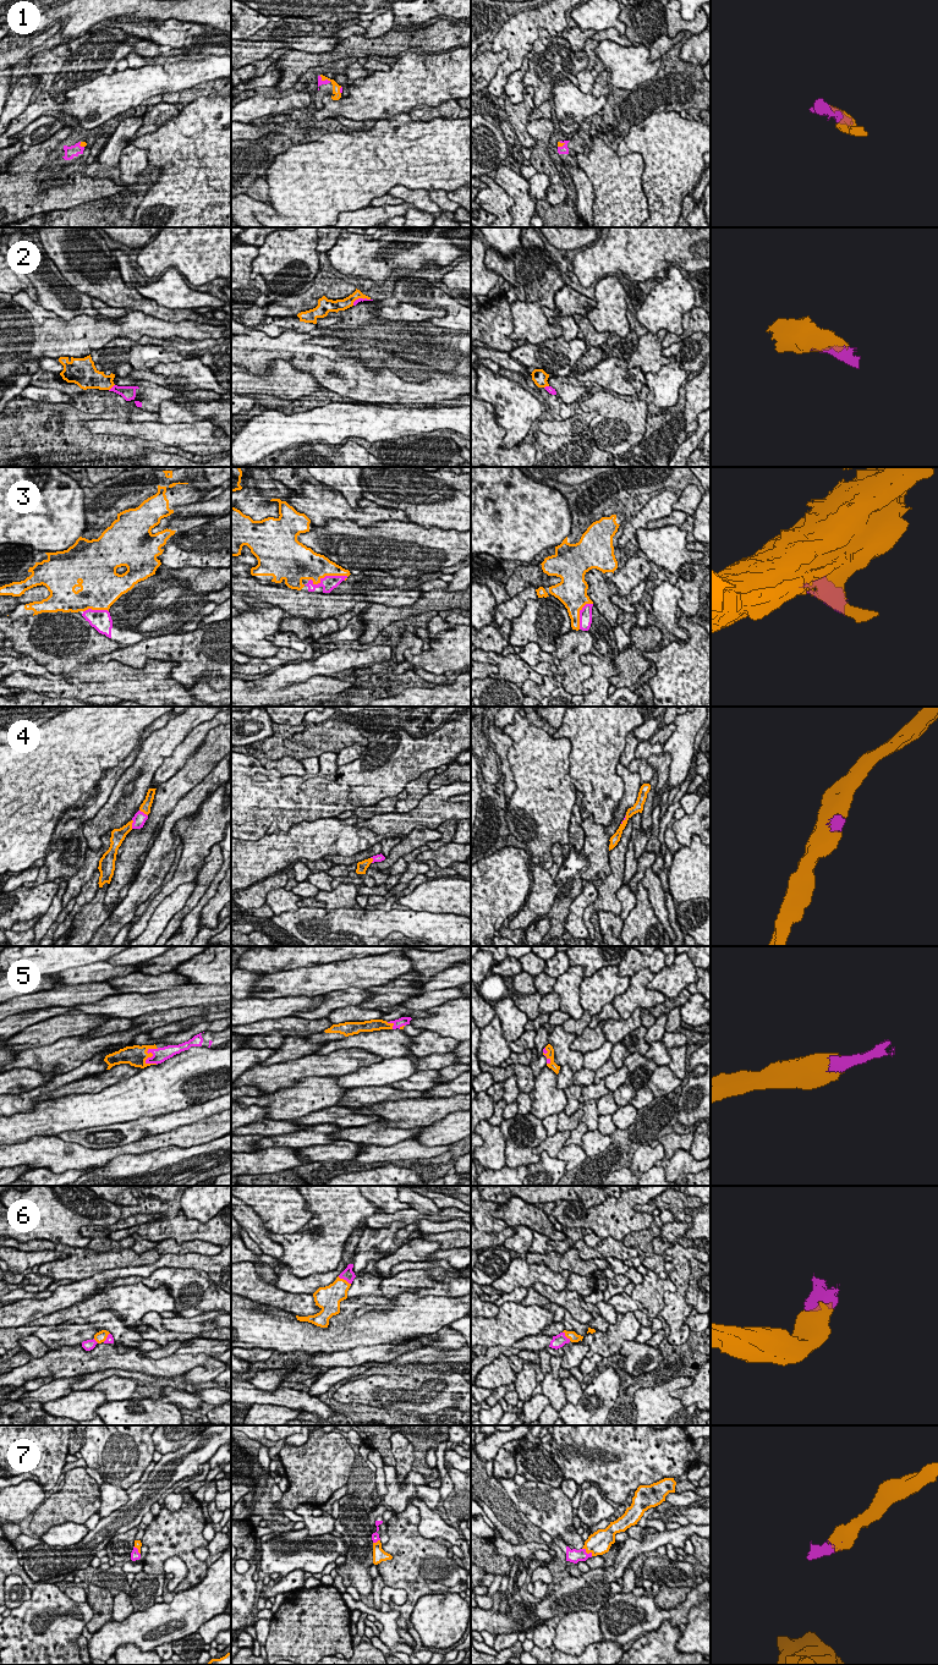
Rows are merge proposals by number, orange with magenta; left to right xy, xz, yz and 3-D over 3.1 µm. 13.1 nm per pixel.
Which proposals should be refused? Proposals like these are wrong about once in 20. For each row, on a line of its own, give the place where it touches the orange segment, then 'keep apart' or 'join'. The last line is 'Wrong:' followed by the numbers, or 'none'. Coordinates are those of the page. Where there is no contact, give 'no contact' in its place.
1: contact xz (325, 78); join
2: contact xy (111, 386); join
3: contact xz (328, 575); join
4: contact xy (131, 824); join
5: contact xy (151, 1053); join
6: contact xz (343, 1279); join
7: contact yz (587, 1553); join
Wrong: none

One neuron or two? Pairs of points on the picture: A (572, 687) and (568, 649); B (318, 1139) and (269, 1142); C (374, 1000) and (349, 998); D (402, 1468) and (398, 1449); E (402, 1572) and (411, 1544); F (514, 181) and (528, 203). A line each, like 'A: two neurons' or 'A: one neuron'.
A: one neuron
B: one neuron
C: two neurons
D: one neuron
E: one neuron
F: one neuron

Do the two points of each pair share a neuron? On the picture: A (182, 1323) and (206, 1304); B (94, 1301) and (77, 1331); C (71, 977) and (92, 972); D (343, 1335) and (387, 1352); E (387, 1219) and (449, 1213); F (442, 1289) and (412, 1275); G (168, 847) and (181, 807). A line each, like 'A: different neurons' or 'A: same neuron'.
A: different neurons
B: different neurons
C: same neuron
D: different neurons
E: same neuron
F: same neuron
G: same neuron

